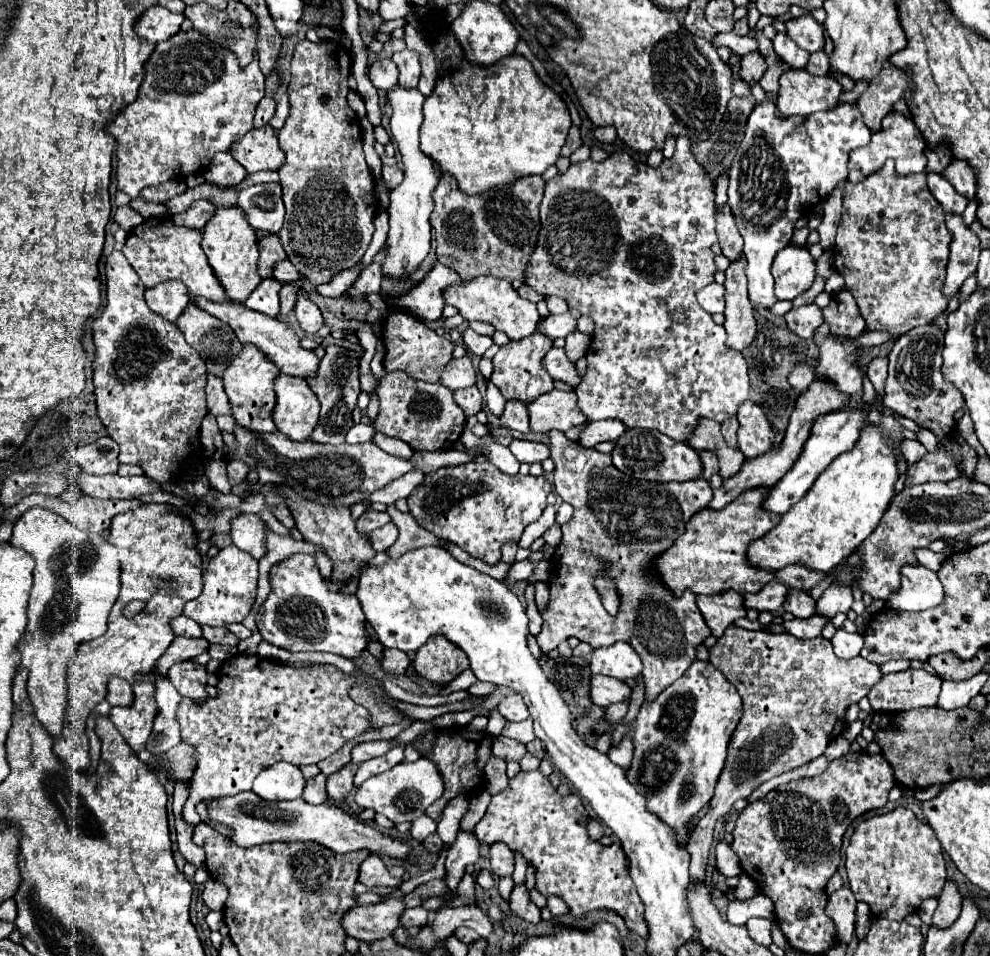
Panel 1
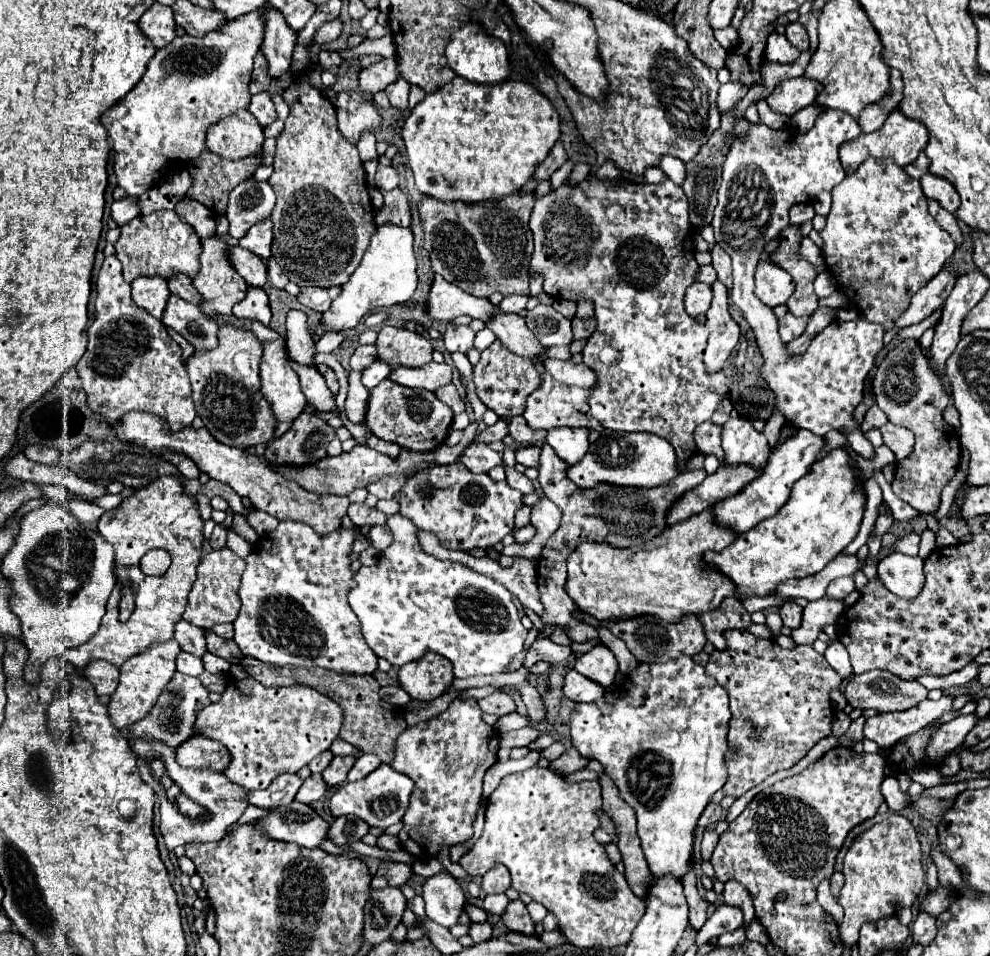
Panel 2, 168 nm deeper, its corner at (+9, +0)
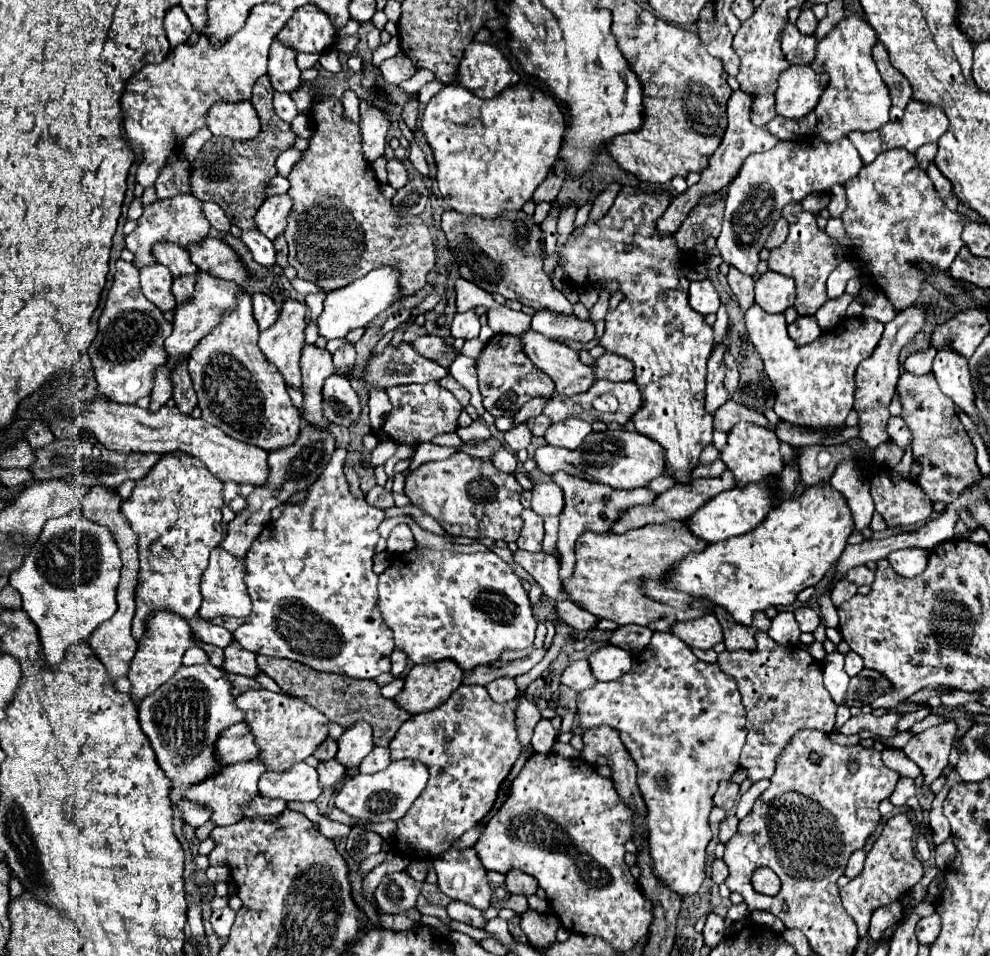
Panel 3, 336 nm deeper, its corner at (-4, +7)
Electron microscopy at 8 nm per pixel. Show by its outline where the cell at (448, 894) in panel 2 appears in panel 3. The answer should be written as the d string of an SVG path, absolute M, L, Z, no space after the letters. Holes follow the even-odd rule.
M450 901L446 905L446 911L448 911L448 917L452 921L464 921L464 923L474 925L474 927L480 927L480 929L484 929L484 925L486 925L486 921L482 917L482 911L476 909L476 907L472 907L472 905L468 905L468 903Z

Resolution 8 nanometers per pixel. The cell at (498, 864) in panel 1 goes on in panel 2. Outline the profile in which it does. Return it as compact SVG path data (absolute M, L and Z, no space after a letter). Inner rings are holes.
M499 864L499 866L493 866L493 868L483 876L481 888L483 888L487 894L503 894L507 888L511 888L509 870L503 868L501 864Z

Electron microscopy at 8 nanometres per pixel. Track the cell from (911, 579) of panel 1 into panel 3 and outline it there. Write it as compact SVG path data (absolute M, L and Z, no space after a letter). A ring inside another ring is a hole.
M924 549L892 551L888 555L888 561L898 575L914 579L916 575L920 575L920 571L924 571L924 567L928 567L928 551Z

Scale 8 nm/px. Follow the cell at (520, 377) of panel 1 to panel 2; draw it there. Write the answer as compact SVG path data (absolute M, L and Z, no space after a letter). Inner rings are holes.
M495 340L487 350L481 352L481 360L473 366L473 382L475 382L477 398L499 418L505 418L505 416L523 414L527 396L533 390L537 390L543 380L535 370L533 362L527 362L527 358L519 358L517 354L511 354L499 340Z

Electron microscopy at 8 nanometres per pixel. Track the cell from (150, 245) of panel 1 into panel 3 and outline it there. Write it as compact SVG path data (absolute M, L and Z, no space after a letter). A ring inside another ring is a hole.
M180 195L180 197L172 197L172 199L164 199L164 201L154 201L152 205L144 207L142 217L138 219L138 227L126 235L126 247L134 253L134 265L136 269L142 269L146 265L154 265L156 257L152 257L152 247L156 243L168 241L168 243L176 243L184 249L188 249L192 243L202 243L208 237L210 231L210 223L202 213L200 201L194 195Z

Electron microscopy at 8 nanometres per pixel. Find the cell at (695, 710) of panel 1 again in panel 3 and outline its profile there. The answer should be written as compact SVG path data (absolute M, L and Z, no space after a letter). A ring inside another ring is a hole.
M656 631L652 635L652 641L648 643L648 647L644 651L640 651L638 655L634 655L632 669L624 677L620 677L612 683L596 683L592 689L586 689L586 691L578 693L578 717L580 717L582 729L594 729L594 727L600 727L600 725L608 725L608 727L612 727L620 733L620 739L622 739L624 747L628 749L634 763L638 765L638 787L640 787L640 791L644 795L644 801L646 801L646 807L648 807L646 819L648 819L648 839L650 839L650 849L652 849L650 853L652 853L652 859L654 859L654 871L660 877L660 881L664 881L674 893L678 893L682 897L688 897L688 895L696 893L700 889L704 877L706 877L706 845L712 839L712 829L708 825L708 817L710 817L710 811L714 807L712 797L714 797L720 781L728 781L734 775L734 771L740 767L738 757L740 757L742 745L746 741L746 709L740 701L736 681L732 677L728 677L718 667L718 663L700 661L692 653L692 649L688 645L684 645L676 635Z

